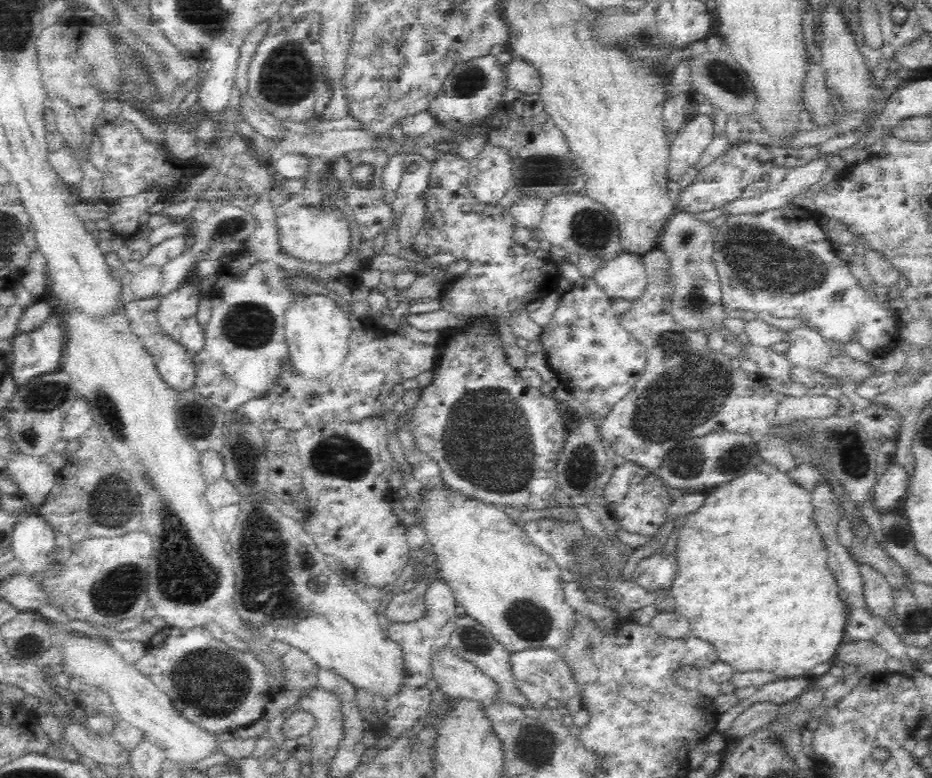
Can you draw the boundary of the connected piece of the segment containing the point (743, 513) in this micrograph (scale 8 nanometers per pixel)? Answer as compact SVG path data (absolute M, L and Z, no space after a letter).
M776 466L763 467L756 471L737 476L728 483L714 487L704 492L702 504L693 512L686 514L682 519L682 526L672 529L673 539L671 549L676 552L678 570L674 574L673 581L668 587L664 602L674 611L690 620L693 633L697 638L709 643L717 652L719 660L724 662L723 673L733 671L764 670L772 678L784 676L800 676L818 678L824 673L835 671L835 650L850 635L850 622L852 616L847 603L840 598L840 584L834 576L834 570L830 568L830 550L820 534L812 514L814 514L813 496L790 475L778 469Z

